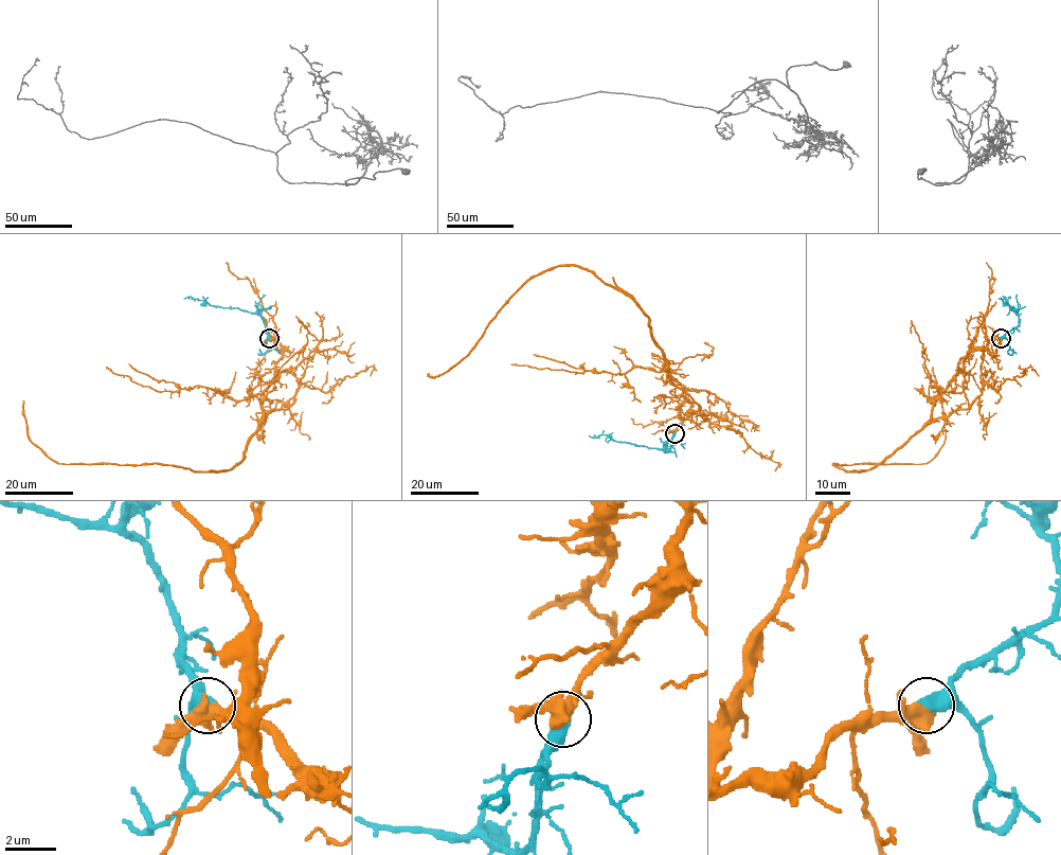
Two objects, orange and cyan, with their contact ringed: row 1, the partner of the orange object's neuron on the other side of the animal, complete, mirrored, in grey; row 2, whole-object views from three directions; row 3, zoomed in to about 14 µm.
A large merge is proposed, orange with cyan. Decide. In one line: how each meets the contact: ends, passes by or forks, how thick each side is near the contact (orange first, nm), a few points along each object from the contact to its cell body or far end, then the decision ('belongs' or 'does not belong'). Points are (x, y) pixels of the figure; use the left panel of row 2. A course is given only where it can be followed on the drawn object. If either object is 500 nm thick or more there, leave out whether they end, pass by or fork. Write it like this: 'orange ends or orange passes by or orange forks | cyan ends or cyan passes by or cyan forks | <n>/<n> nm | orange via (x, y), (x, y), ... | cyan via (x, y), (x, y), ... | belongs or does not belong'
420/600 nm | orange via (269, 337), (286, 349), (277, 378), (244, 457), (226, 470), (57, 463), (30, 439), (24, 401) | cyan via (269, 337), (257, 315), (183, 298) | belongs

